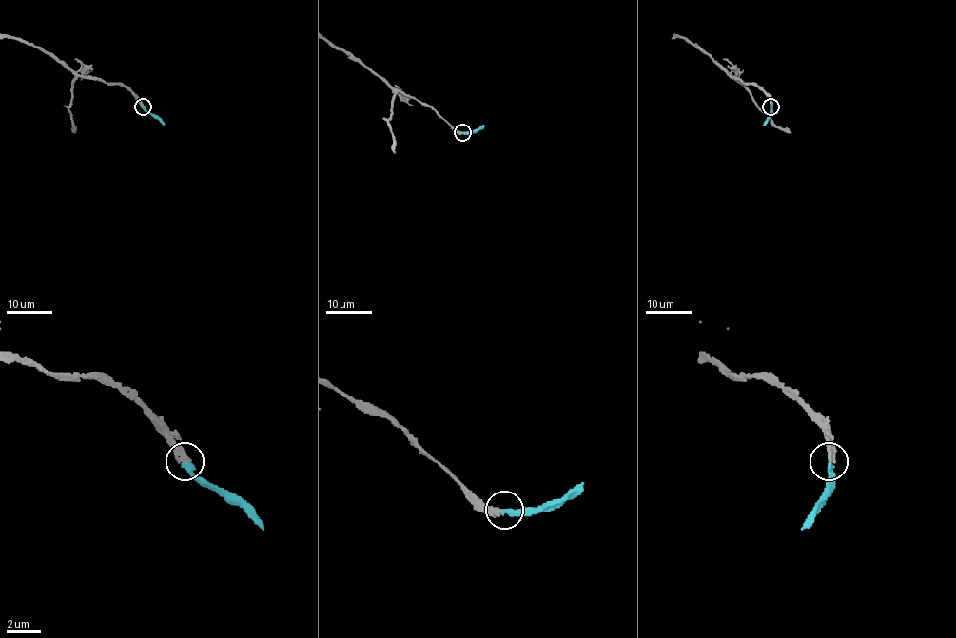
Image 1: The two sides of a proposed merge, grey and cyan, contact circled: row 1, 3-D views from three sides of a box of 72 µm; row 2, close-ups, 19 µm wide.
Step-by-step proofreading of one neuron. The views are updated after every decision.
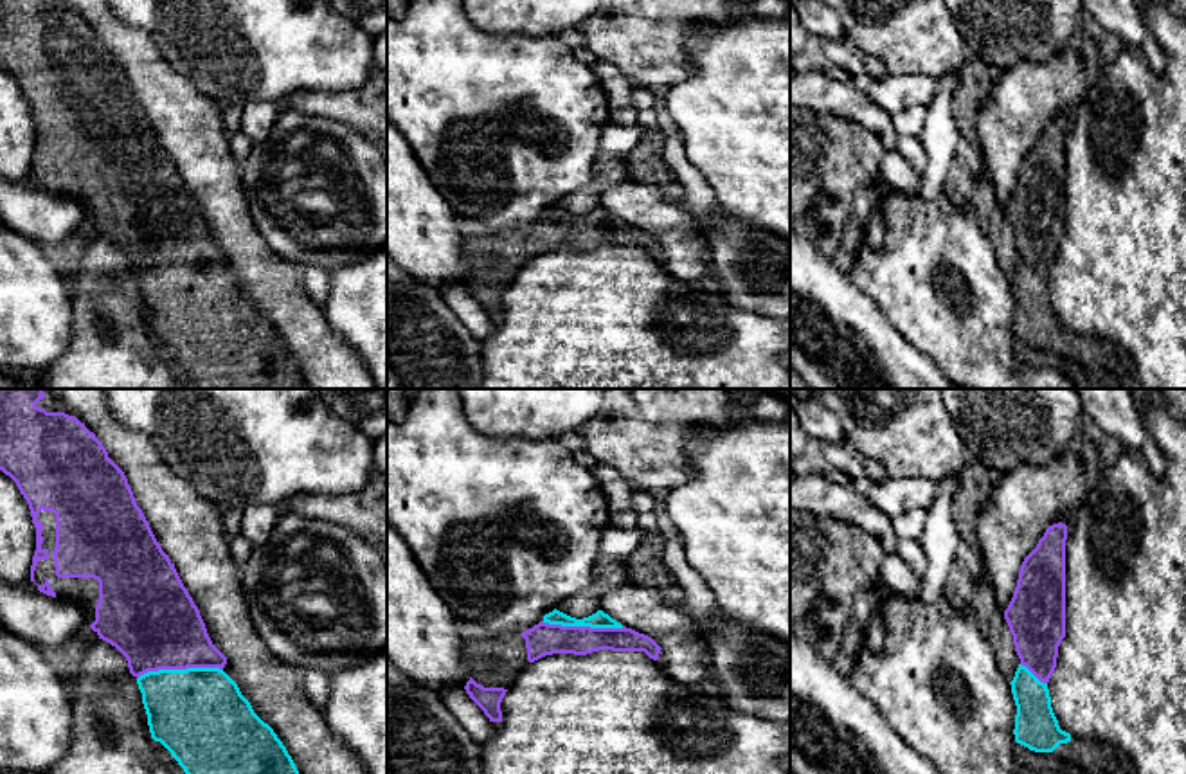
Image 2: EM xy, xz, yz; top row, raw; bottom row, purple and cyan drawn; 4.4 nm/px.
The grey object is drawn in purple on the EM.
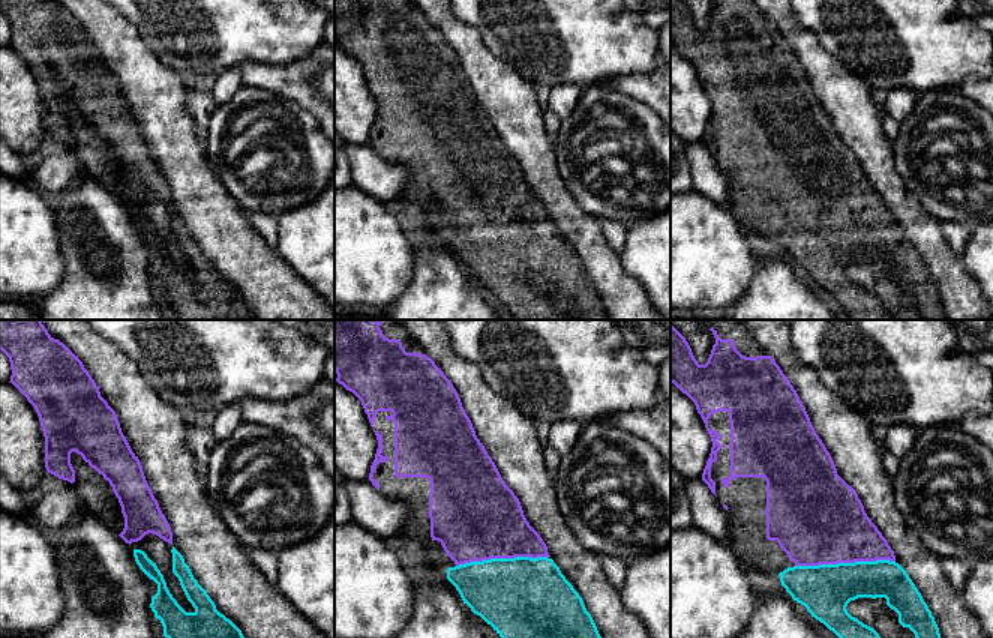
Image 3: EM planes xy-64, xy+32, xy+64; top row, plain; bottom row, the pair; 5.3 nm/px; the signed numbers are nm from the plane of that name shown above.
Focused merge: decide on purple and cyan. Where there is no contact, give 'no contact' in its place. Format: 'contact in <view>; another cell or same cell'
contact in xy; same cell

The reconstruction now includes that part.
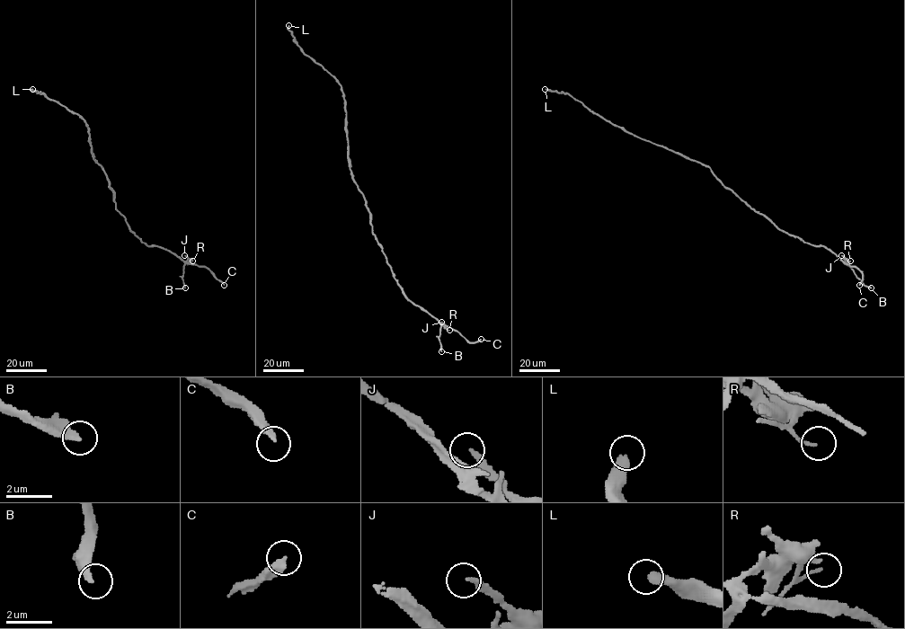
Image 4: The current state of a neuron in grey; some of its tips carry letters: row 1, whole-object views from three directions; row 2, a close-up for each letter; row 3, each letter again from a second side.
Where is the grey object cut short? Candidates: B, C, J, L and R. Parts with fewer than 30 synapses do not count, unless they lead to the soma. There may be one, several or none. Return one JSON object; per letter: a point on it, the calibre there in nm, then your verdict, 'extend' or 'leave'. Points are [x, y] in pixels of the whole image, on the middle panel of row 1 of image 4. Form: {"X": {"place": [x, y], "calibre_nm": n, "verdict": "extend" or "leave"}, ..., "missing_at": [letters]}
{"B": {"place": [441, 351], "calibre_nm": 240, "verdict": "extend"}, "C": {"place": [481, 339], "calibre_nm": 260, "verdict": "extend"}, "J": {"place": [441, 322], "calibre_nm": 200, "verdict": "leave"}, "L": {"place": [288, 25], "calibre_nm": 440, "verdict": "leave"}, "R": {"place": [449, 330], "calibre_nm": 110, "verdict": "leave"}, "missing_at": ["B", "C"]}

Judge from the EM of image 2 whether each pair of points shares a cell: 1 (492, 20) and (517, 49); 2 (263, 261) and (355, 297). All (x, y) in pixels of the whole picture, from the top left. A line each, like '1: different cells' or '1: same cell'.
1: different cells
2: different cells

